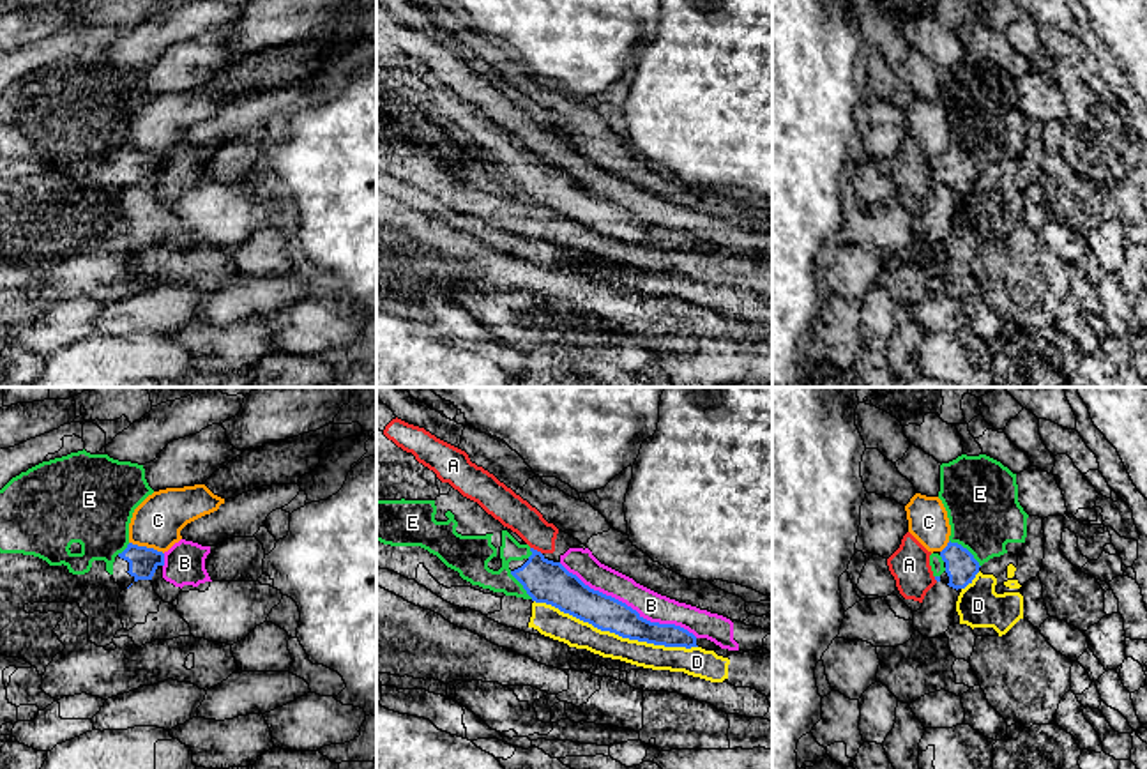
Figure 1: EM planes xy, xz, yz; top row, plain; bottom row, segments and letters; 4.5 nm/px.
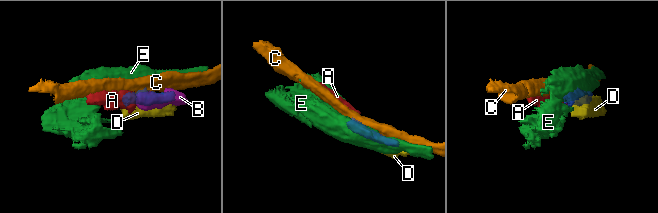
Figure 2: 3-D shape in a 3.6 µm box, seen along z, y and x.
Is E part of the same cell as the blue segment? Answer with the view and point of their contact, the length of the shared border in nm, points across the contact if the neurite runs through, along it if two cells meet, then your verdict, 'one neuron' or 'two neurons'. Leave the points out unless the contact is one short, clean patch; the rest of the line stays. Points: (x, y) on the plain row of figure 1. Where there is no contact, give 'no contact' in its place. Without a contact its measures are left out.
meets blue in yz at (967, 154); contact 190 nm long; two neurons

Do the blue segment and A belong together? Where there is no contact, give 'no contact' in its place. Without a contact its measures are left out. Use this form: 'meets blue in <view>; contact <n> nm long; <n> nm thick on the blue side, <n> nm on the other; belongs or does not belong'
meets blue in xz; contact 70 nm long; 190 nm thick on the blue side, 150 nm on the other; does not belong

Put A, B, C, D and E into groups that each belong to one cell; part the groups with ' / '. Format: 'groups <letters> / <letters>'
groups A B / C / D / E

